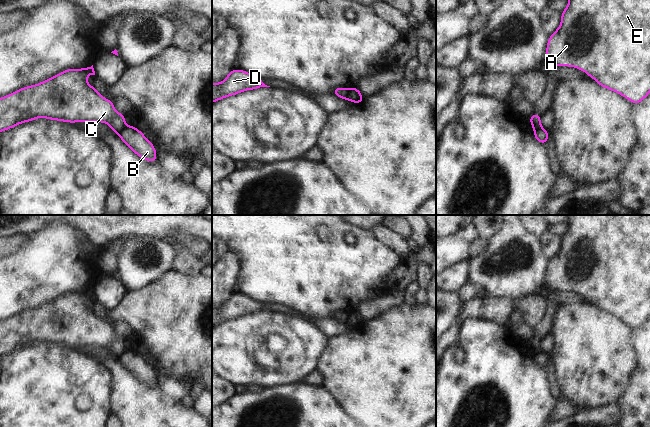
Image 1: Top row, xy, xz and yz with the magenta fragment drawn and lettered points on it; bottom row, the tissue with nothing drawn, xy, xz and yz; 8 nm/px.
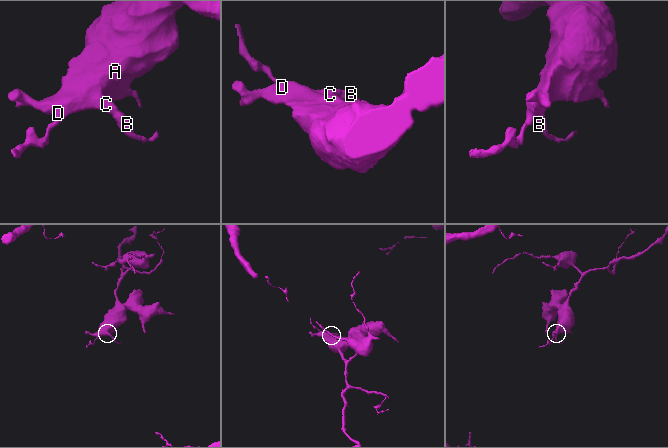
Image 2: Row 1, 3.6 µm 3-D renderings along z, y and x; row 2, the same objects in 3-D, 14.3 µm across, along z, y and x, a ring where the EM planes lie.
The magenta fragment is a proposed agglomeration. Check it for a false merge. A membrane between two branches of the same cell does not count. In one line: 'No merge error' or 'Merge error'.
Merge error.

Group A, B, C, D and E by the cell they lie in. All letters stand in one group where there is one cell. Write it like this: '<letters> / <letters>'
A C D E / B

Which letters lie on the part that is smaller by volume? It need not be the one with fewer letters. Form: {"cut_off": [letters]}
{"cut_off": ["B"]}

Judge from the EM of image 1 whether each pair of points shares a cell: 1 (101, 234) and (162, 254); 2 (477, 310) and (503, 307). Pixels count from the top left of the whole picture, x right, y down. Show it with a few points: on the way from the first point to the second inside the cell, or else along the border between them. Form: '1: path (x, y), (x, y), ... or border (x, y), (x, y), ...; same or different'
1: border (128, 235), (142, 235), (151, 238); different
2: path (483, 308), (497, 308); same

